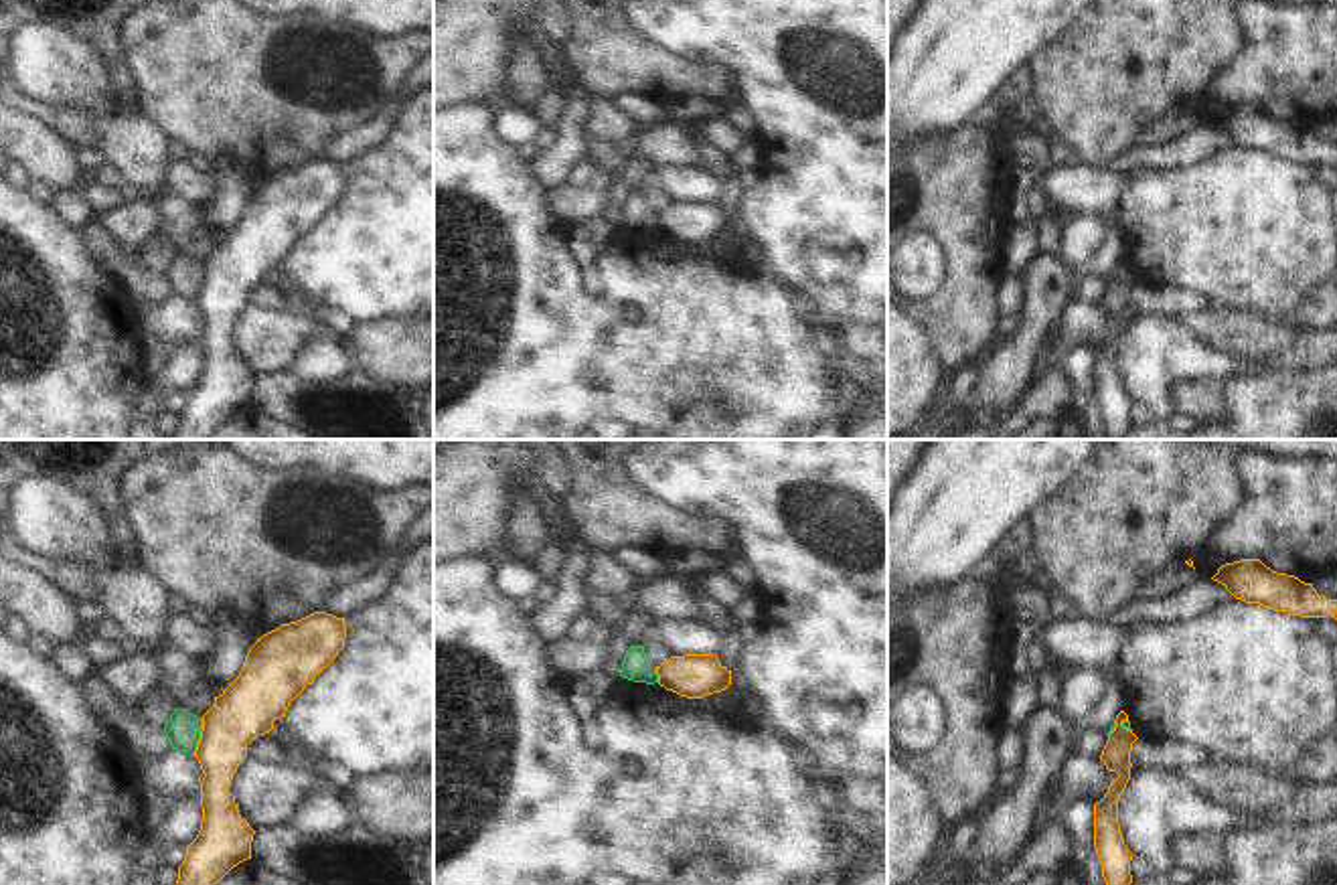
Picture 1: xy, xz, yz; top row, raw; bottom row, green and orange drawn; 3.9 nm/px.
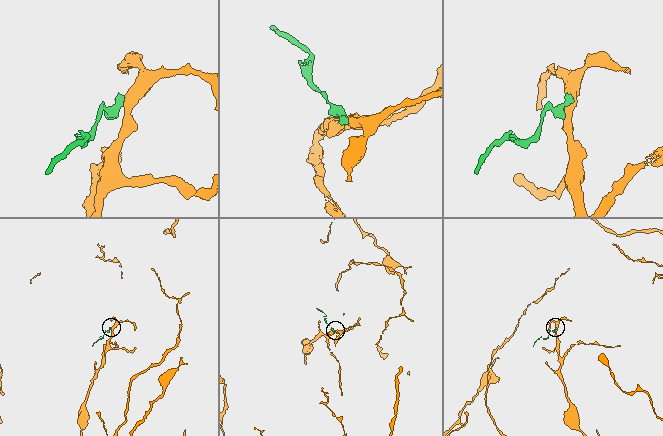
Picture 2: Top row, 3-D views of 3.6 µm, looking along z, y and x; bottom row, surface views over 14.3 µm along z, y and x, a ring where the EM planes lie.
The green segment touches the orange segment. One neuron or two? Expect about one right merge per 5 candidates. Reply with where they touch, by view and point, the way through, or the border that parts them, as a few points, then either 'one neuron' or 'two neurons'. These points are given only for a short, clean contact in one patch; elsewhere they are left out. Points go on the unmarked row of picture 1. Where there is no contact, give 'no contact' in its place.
meets green in xy at (199, 282); border along xy (201, 264), (201, 284), (193, 300); two neurons

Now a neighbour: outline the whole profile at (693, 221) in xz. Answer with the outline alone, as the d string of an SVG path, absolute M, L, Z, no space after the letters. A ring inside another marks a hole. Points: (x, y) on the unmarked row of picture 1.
M715 200L671 203L656 213L658 231L687 245L703 245L731 231L727 217Z

